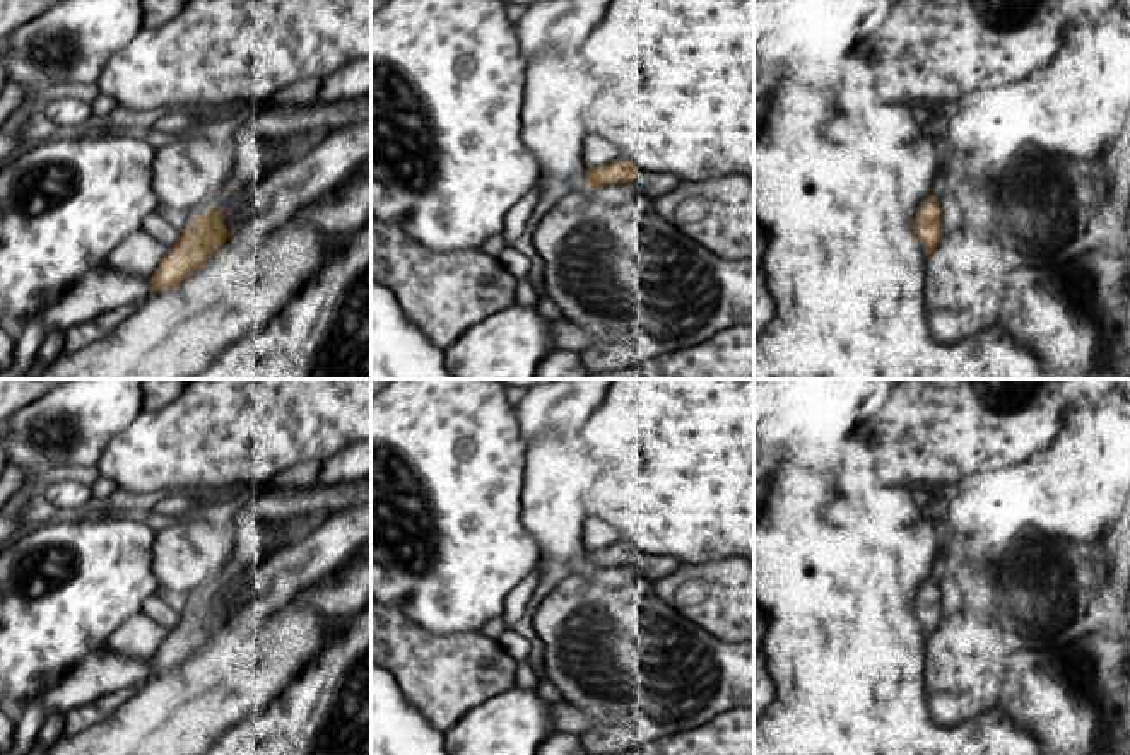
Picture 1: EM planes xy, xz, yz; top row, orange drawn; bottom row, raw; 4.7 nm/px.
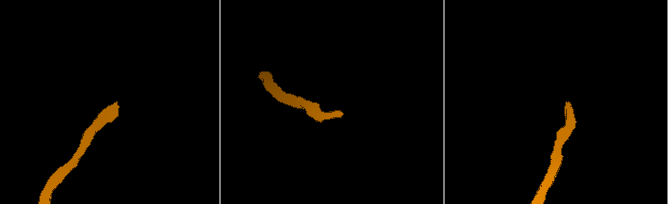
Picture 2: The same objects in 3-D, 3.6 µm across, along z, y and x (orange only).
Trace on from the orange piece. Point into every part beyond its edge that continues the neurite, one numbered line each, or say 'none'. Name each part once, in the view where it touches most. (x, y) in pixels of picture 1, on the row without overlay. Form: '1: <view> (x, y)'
1: xz (650, 567)

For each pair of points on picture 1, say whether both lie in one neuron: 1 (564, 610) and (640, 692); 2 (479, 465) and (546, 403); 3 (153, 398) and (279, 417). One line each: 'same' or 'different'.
1: same
2: different
3: different

